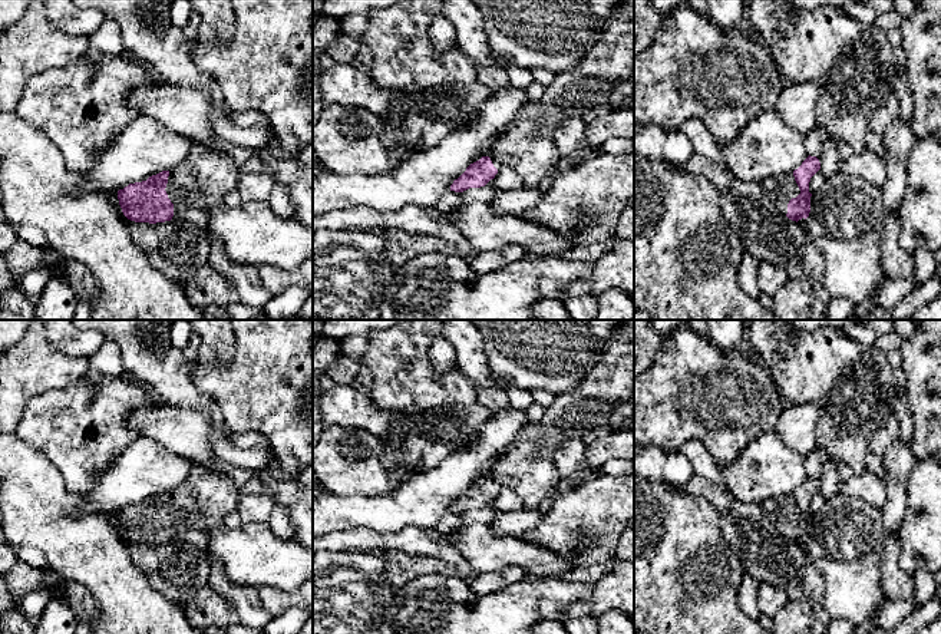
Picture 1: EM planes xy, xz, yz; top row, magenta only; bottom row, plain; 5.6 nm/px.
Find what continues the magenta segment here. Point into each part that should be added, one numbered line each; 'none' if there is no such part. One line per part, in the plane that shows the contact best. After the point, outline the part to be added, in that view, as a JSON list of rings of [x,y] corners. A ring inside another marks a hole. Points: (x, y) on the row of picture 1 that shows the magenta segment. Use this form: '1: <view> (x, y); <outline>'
1: yz (782, 188); [[[793,172],[786,175],[769,176],[762,181],[762,185],[769,198],[785,215],[788,214],[789,201],[800,194]]]

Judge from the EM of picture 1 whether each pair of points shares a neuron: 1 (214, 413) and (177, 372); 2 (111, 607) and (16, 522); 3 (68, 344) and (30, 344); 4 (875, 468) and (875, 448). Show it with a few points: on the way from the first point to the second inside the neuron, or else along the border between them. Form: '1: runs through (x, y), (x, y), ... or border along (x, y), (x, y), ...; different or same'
1: runs through (202, 402), (181, 383); same
2: runs through (98, 580), (43, 525); same
3: border along (45, 334), (63, 352), (85, 357); different
4: runs through (875, 464), (875, 452); same

